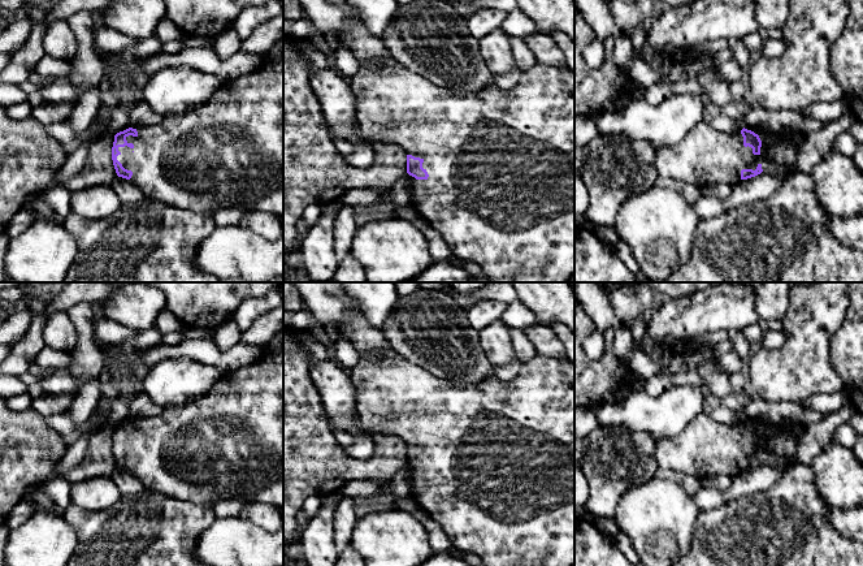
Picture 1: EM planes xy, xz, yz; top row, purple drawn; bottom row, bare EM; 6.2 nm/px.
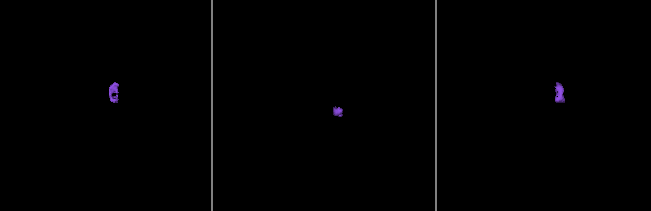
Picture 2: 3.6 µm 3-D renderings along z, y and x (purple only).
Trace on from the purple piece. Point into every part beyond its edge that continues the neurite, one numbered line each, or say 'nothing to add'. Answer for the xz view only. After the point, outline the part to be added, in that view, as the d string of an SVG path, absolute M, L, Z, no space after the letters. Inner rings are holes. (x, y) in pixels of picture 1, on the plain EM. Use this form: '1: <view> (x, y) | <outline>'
1: xz (501, 482) | M393 349L382 351L372 351L360 355L355 368L350 372L352 383L357 390L356 396L356 412L359 420L359 432L374 438L378 435L393 436L402 438L408 446L424 451L422 459L428 463L426 471L417 471L412 481L412 500L433 519L435 520L447 539L451 541L452 548L477 556L485 566L574 566L574 366L567 359L556 359L554 357L535 355L532 359L520 364L517 375L508 383L503 383L496 376L490 376L483 381L463 384L455 383L444 377L437 377L428 370L416 366L413 362L402 358Z

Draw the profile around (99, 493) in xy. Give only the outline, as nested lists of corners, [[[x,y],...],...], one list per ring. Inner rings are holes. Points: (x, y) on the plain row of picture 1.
[[[112,478],[77,481],[70,487],[71,506],[91,513],[113,506],[121,497],[122,494]]]

